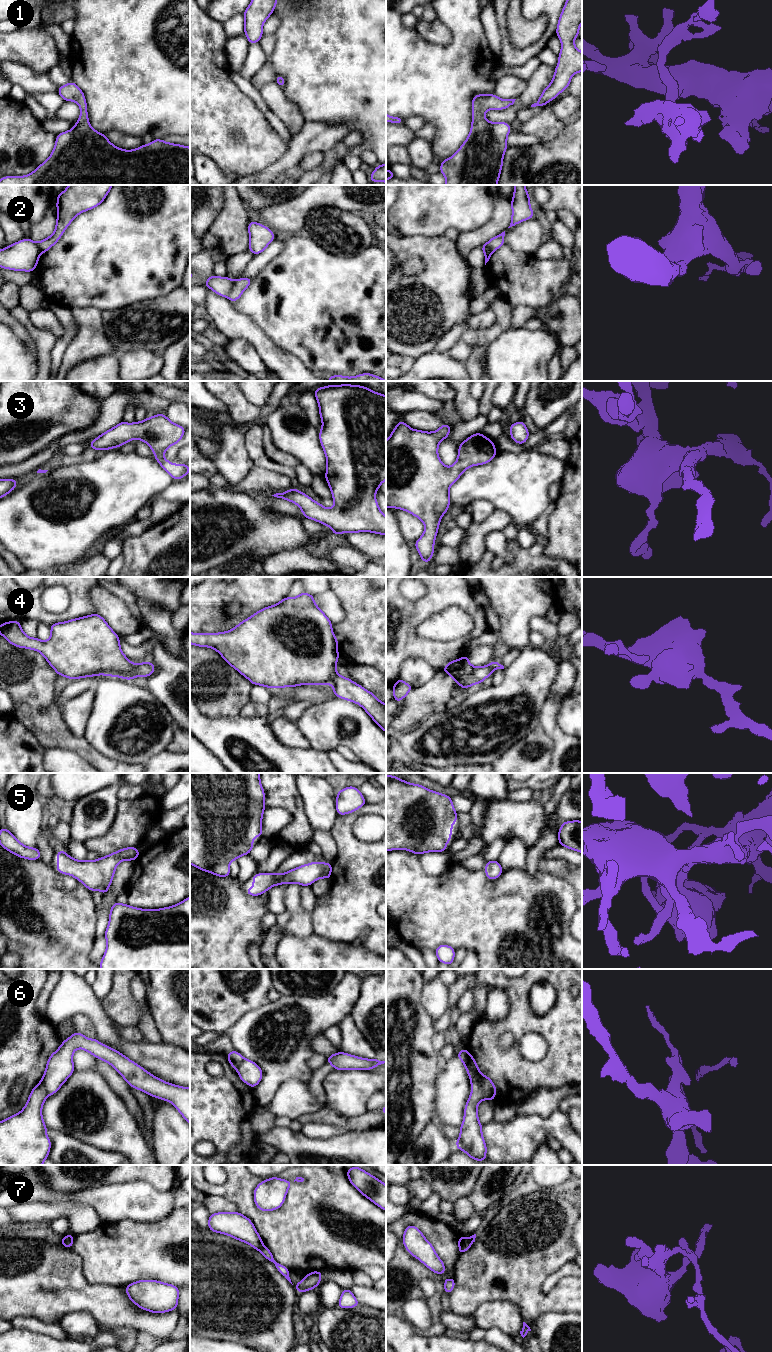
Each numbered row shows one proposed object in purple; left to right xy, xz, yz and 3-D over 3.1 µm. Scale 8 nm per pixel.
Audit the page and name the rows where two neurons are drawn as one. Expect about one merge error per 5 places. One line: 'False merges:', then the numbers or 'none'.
False merges: 2, 6, 7

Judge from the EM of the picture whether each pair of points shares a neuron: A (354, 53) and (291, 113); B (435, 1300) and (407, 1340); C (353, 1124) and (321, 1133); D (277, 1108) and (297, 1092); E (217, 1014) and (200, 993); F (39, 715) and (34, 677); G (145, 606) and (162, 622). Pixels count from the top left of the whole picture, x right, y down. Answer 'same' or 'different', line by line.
A: different
B: different
C: same
D: same
E: same
F: same
G: same

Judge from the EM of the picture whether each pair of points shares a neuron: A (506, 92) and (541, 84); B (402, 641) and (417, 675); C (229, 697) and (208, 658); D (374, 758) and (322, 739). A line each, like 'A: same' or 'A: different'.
A: different
B: different
C: same
D: same

